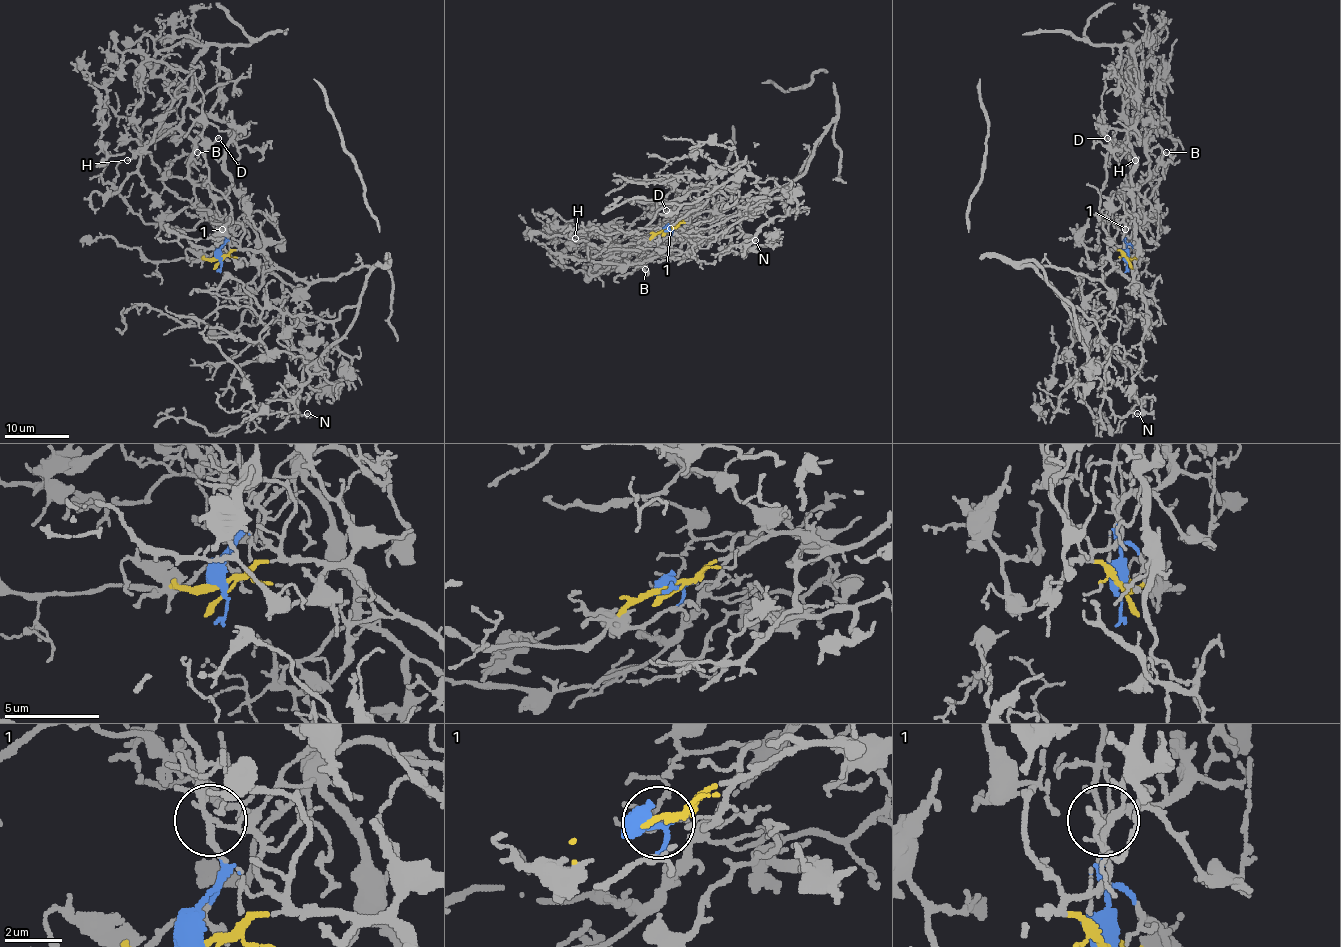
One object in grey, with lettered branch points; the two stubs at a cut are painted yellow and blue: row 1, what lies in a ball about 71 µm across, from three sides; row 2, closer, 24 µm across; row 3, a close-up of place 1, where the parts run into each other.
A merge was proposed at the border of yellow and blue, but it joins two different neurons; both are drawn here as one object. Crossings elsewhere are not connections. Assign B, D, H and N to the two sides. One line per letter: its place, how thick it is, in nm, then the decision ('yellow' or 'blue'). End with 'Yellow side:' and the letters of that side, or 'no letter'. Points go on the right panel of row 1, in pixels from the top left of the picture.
B: at (1166, 152); 140 nm thick; blue
D: at (1107, 138); 120 nm thick; yellow
H: at (1135, 160); 110 nm thick; blue
N: at (1137, 413); 160 nm thick; yellow
Yellow side: D, N

